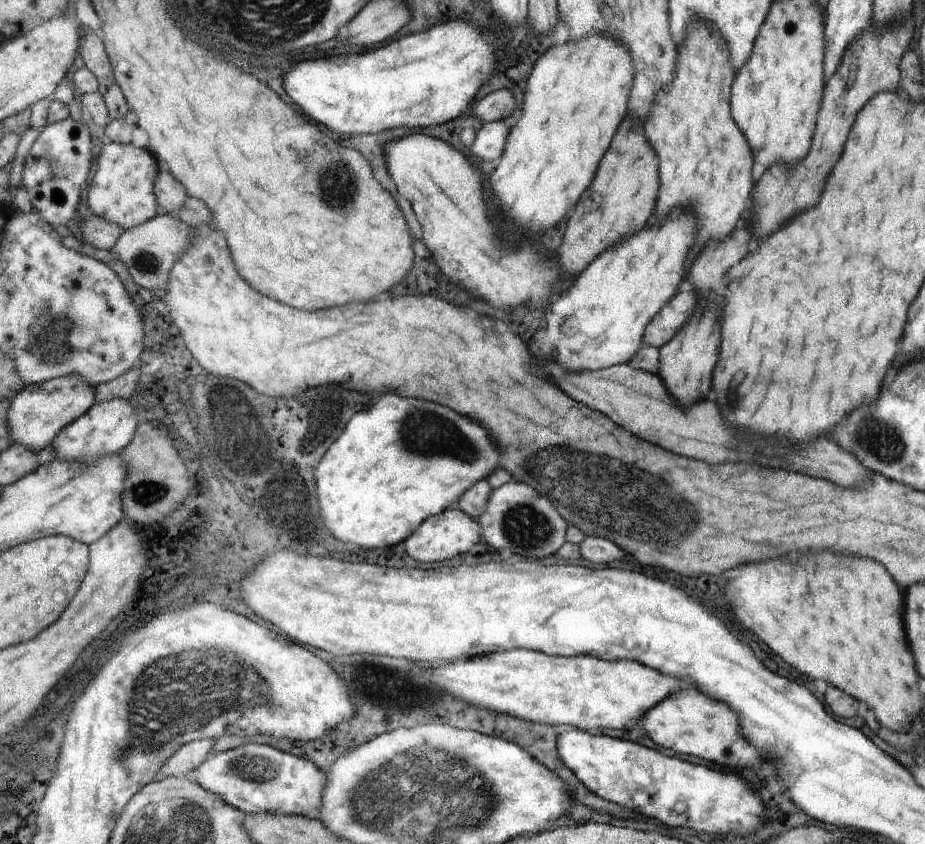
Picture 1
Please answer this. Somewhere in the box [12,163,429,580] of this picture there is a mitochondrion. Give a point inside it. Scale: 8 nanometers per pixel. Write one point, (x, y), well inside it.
(43, 340)

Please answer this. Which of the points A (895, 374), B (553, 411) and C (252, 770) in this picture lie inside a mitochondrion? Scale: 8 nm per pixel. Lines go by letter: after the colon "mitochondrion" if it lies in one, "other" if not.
A: other
B: other
C: mitochondrion

